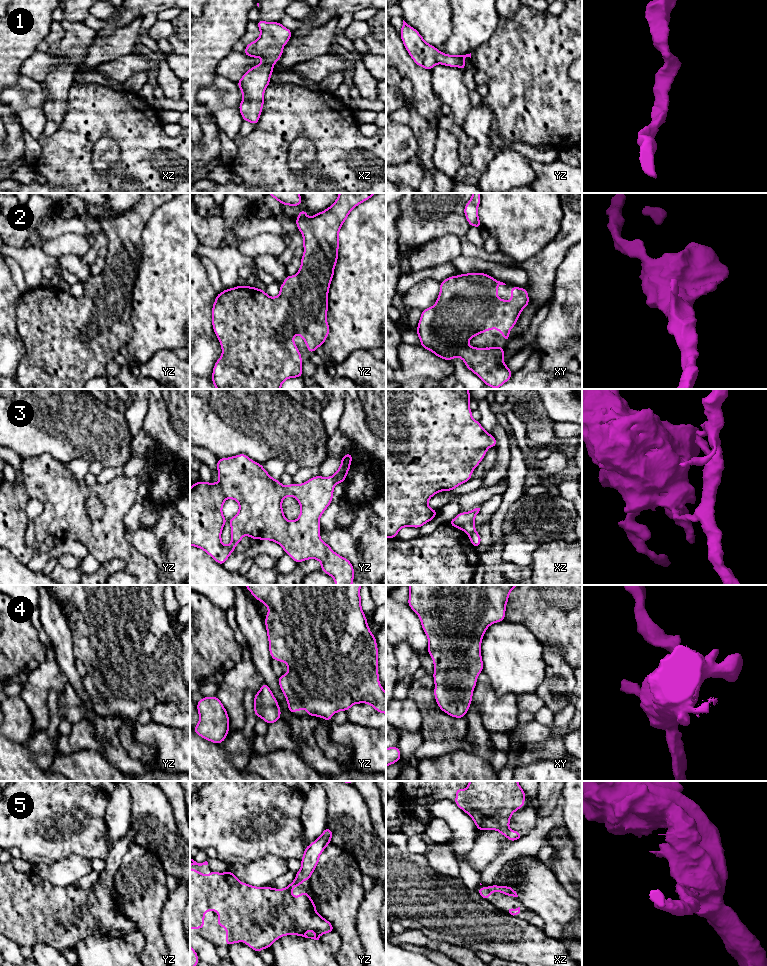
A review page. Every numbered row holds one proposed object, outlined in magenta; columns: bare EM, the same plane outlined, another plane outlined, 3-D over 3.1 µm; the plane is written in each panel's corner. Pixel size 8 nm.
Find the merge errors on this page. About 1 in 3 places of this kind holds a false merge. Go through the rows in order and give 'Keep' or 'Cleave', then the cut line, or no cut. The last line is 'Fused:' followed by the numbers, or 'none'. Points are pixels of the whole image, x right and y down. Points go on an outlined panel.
1: Keep. No split
2: Keep. No split
3: Cleave. Split along yz (332, 476), (336, 482)
4: Keep. No split
5: Keep. No split
Fused: 3

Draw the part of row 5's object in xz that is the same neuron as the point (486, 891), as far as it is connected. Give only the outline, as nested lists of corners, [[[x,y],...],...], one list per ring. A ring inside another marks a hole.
[[[493,884],[489,887],[485,886],[484,888],[478,888],[477,891],[486,901],[488,901],[488,896],[491,895],[493,892],[502,892],[506,896],[518,897],[516,891],[509,886],[499,886]]]

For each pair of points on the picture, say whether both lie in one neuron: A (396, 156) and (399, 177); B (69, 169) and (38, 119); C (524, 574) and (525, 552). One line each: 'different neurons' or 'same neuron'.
A: different neurons
B: different neurons
C: different neurons

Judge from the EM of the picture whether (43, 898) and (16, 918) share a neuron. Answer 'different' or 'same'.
same

